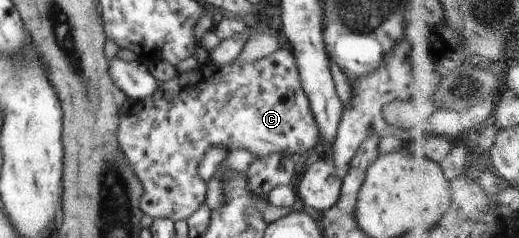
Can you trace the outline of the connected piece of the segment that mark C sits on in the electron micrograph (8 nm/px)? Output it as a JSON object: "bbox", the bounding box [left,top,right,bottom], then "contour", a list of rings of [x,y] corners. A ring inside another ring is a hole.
{"bbox":[117,48,321,221],"contour":[[[279,48],[275,53],[269,55],[269,57],[263,57],[263,59],[257,59],[255,63],[237,63],[235,60],[229,64],[217,64],[205,62],[199,64],[199,66],[191,71],[184,73],[177,73],[173,79],[165,81],[165,83],[158,83],[157,89],[151,93],[151,95],[144,97],[143,99],[132,101],[126,112],[122,114],[119,122],[119,129],[117,129],[117,143],[119,143],[119,149],[121,153],[125,155],[129,167],[133,169],[133,173],[137,175],[137,179],[141,181],[143,185],[143,195],[141,201],[139,201],[139,207],[143,214],[149,215],[153,219],[167,218],[171,221],[188,220],[197,209],[199,209],[202,203],[207,199],[207,181],[201,179],[201,175],[197,173],[197,167],[205,155],[205,151],[209,147],[219,147],[223,145],[227,149],[227,155],[231,151],[237,151],[237,149],[247,149],[254,158],[265,157],[272,153],[281,153],[281,155],[291,155],[291,157],[298,157],[303,155],[311,149],[317,148],[318,144],[321,144],[321,135],[319,135],[319,129],[315,123],[315,117],[313,115],[310,101],[305,90],[301,87],[301,79],[299,79],[299,70],[297,69],[296,58],[292,54],[292,51],[287,48]]]}

